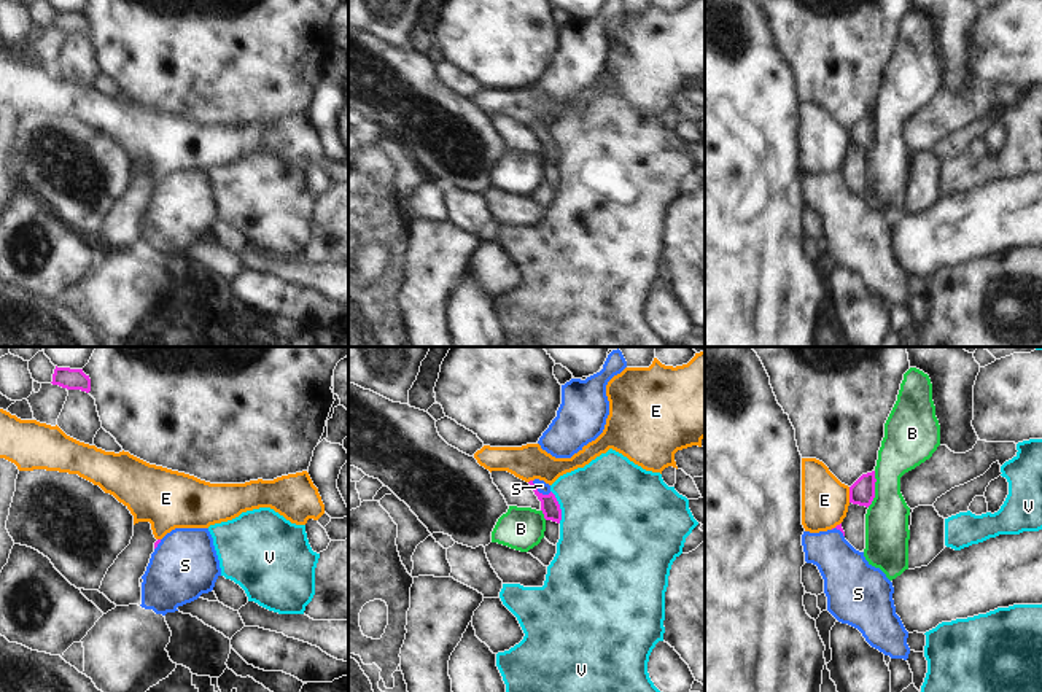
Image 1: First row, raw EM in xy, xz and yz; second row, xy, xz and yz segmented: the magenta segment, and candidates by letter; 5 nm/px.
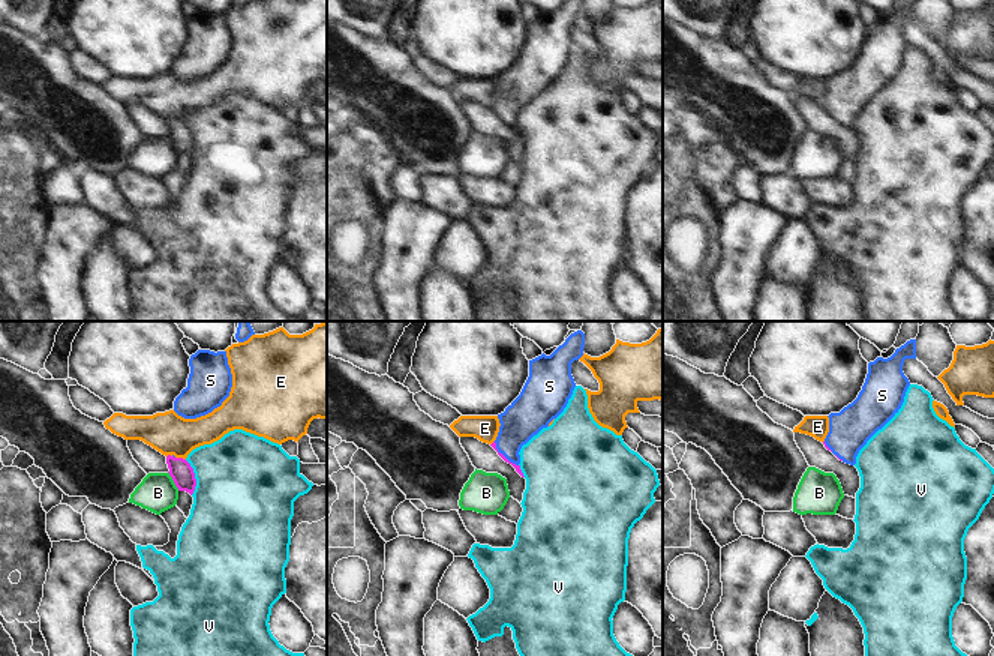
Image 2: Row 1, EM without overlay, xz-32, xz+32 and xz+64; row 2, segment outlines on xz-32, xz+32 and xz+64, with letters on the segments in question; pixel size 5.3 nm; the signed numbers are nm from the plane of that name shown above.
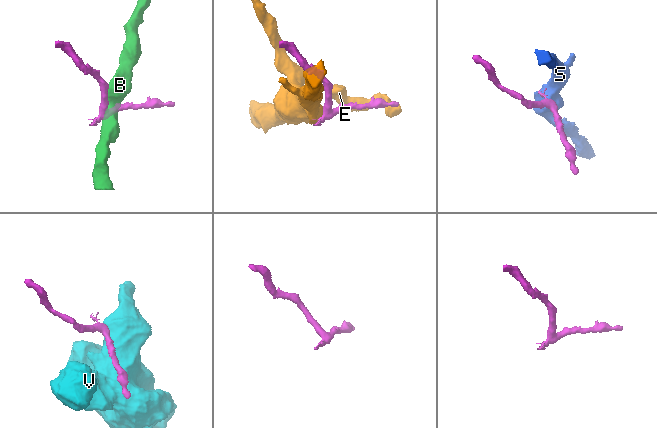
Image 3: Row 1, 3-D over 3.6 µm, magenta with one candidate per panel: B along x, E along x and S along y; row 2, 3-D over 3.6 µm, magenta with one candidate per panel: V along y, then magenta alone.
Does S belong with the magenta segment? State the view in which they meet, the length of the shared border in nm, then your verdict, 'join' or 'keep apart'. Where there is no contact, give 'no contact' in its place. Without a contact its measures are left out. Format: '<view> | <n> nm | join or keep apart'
xz | 120 nm | join

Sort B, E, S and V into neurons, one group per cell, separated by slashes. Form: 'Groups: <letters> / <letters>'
Groups: B / E / S / V.

